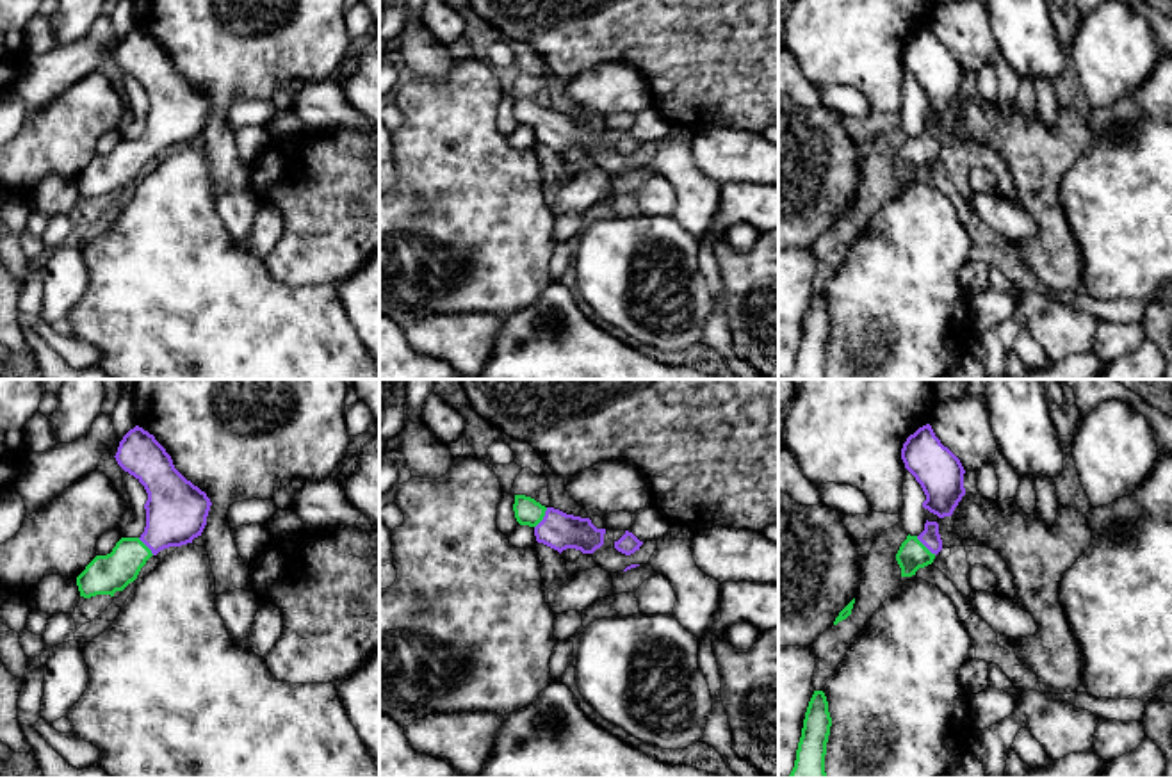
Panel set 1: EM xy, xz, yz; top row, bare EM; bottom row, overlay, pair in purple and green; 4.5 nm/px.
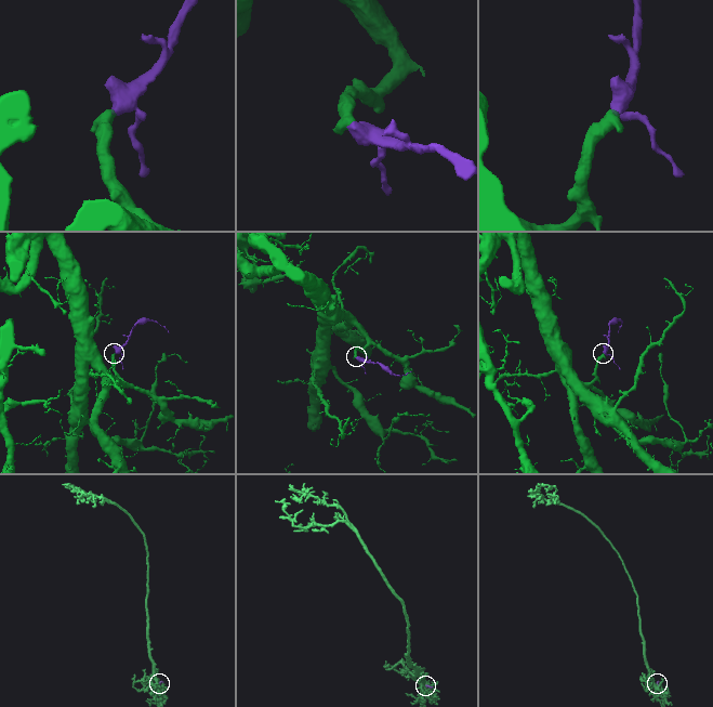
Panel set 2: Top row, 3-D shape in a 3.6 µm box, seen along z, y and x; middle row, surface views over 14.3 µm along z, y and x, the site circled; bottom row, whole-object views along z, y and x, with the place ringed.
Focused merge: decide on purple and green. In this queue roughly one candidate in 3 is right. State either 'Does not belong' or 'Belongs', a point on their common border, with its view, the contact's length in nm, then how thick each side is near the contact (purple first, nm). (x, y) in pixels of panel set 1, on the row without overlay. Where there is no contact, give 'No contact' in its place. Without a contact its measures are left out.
Belongs. Touches purple at yz (927, 148). Shared border 130 nm. Thickness 90 nm (purple) against 140 nm

